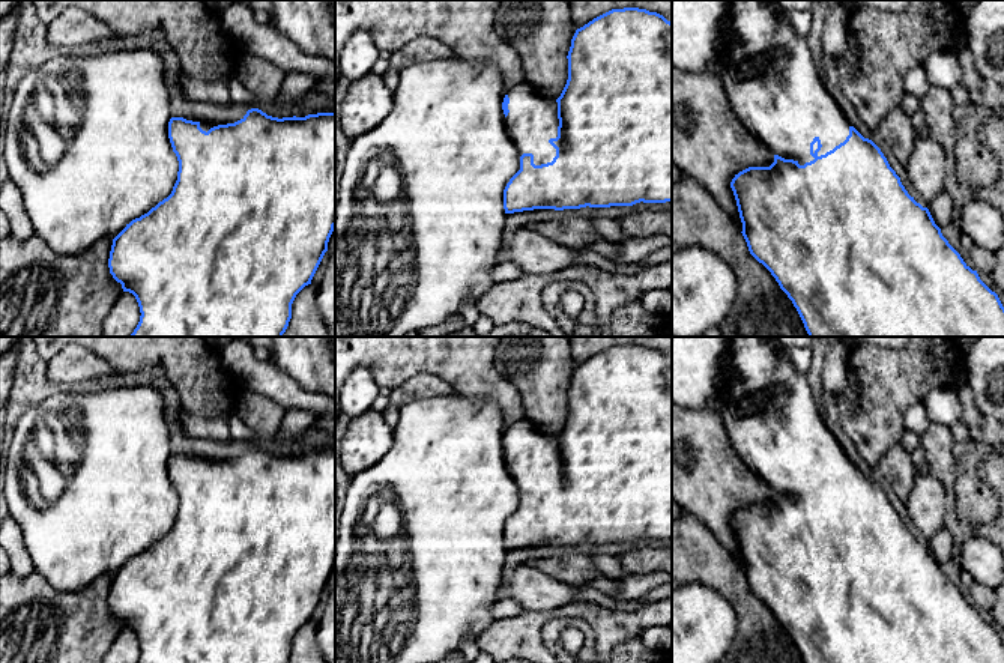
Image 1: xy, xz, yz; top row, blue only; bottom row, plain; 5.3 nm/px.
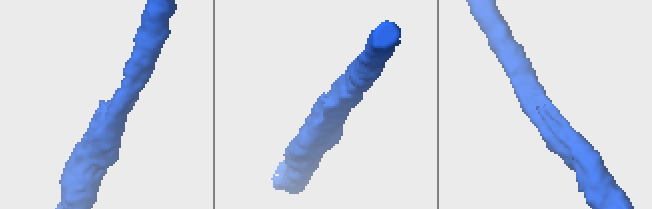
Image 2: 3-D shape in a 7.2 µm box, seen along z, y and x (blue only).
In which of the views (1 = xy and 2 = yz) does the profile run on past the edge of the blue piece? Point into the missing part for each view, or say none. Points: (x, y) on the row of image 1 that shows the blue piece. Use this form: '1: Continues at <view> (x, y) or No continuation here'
1: Continues at xy (203, 125)
2: Continues at yz (768, 74)

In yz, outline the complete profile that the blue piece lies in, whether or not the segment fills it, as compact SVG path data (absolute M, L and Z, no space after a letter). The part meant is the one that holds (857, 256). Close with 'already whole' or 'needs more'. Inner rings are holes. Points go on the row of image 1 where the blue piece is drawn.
M729 0L726 27L732 39L723 54L718 78L730 101L732 110L745 125L747 131L762 141L773 153L770 167L748 167L730 182L739 218L742 236L750 254L762 263L779 283L797 308L809 337L1004 337L1004 307L992 292L960 257L960 254L942 236L927 207L914 200L890 167L881 149L864 138L846 119L827 84L821 80L813 63L813 56L806 39L786 24L770 0Z | needs more

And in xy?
M251 108L240 120L218 126L171 117L168 138L179 161L173 191L147 213L126 224L113 239L108 259L110 274L122 284L123 292L135 296L140 307L140 322L131 337L283 337L292 319L292 304L311 284L335 227L335 113L278 119Z | needs more

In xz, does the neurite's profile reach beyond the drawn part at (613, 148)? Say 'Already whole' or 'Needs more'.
Needs more

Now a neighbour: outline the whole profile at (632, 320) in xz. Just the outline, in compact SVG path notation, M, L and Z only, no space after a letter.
M640 301L613 311L610 337L672 337L672 314L652 313Z

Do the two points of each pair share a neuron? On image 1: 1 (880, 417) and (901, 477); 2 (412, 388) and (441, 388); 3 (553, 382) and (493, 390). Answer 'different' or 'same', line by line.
1: different
2: same
3: different

